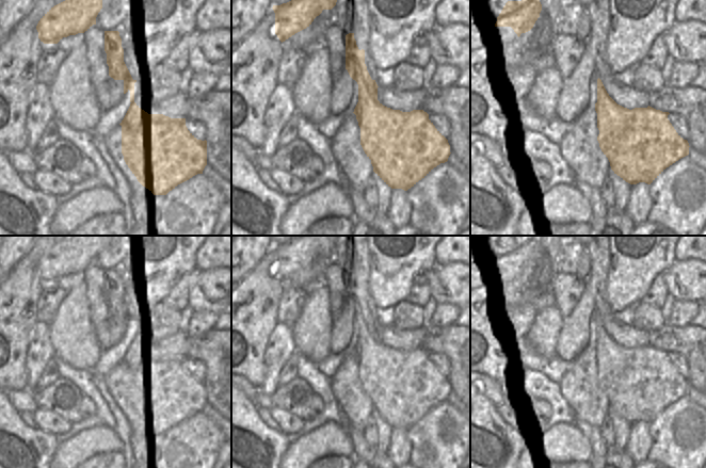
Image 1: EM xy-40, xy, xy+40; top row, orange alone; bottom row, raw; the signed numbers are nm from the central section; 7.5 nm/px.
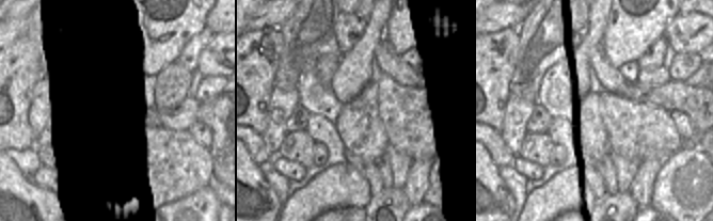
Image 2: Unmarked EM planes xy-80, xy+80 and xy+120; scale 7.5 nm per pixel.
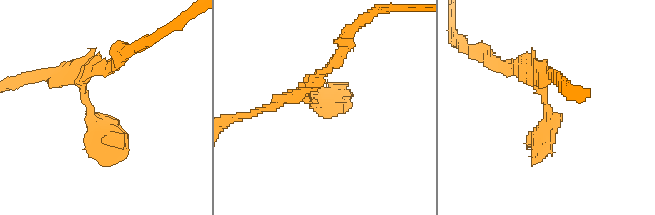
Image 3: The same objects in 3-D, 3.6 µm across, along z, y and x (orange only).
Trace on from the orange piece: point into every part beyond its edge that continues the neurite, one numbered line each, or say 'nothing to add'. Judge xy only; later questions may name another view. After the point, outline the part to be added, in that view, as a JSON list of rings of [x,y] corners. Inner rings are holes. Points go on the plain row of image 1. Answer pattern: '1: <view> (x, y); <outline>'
nothing to add

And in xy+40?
nothing to add

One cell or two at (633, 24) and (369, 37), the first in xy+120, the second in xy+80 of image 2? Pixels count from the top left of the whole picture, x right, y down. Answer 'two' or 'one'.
two

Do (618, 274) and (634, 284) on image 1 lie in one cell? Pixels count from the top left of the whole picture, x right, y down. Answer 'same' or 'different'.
same

